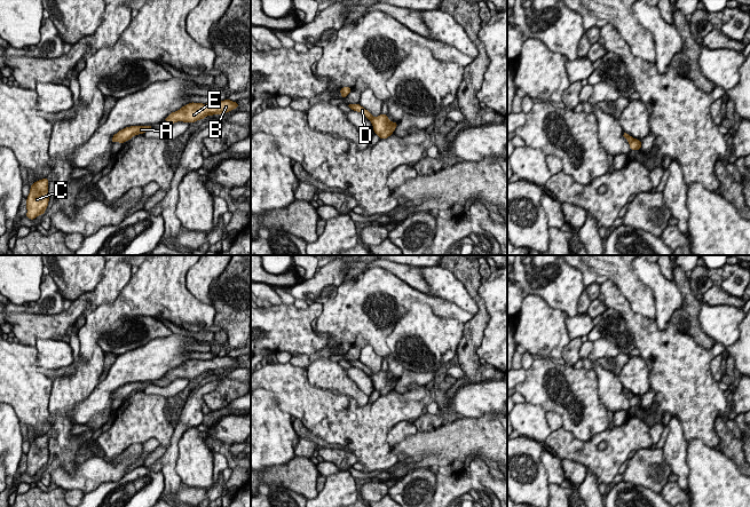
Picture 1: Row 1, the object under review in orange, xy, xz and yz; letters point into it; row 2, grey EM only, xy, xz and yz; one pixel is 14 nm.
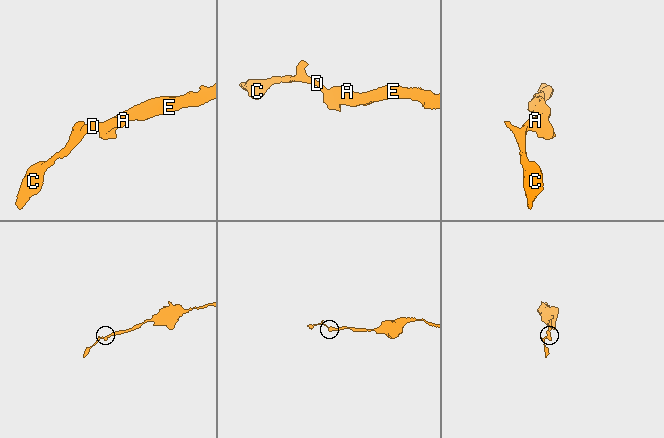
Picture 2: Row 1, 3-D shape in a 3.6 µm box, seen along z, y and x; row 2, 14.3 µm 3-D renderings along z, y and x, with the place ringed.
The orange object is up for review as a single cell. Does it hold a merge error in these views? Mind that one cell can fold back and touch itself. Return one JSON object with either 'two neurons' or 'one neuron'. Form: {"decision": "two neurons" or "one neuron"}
{"decision": "one neuron"}

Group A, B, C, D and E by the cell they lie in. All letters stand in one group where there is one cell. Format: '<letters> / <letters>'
A B C D E

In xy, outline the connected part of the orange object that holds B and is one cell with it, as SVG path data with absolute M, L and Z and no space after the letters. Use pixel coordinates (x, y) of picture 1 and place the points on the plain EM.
M228 355L224 357L215 356L214 358L206 361L191 358L182 363L180 366L169 370L164 378L171 381L177 378L191 380L199 375L205 375L206 372L223 371L237 364L238 358L231 358Z

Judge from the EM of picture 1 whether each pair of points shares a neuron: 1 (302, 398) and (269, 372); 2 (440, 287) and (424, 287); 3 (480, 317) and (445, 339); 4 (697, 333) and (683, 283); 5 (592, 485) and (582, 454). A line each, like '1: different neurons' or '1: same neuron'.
1: same neuron
2: different neurons
3: different neurons
4: same neuron
5: different neurons

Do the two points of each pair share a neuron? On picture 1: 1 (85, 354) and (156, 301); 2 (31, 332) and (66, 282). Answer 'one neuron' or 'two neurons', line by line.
1: one neuron
2: two neurons

